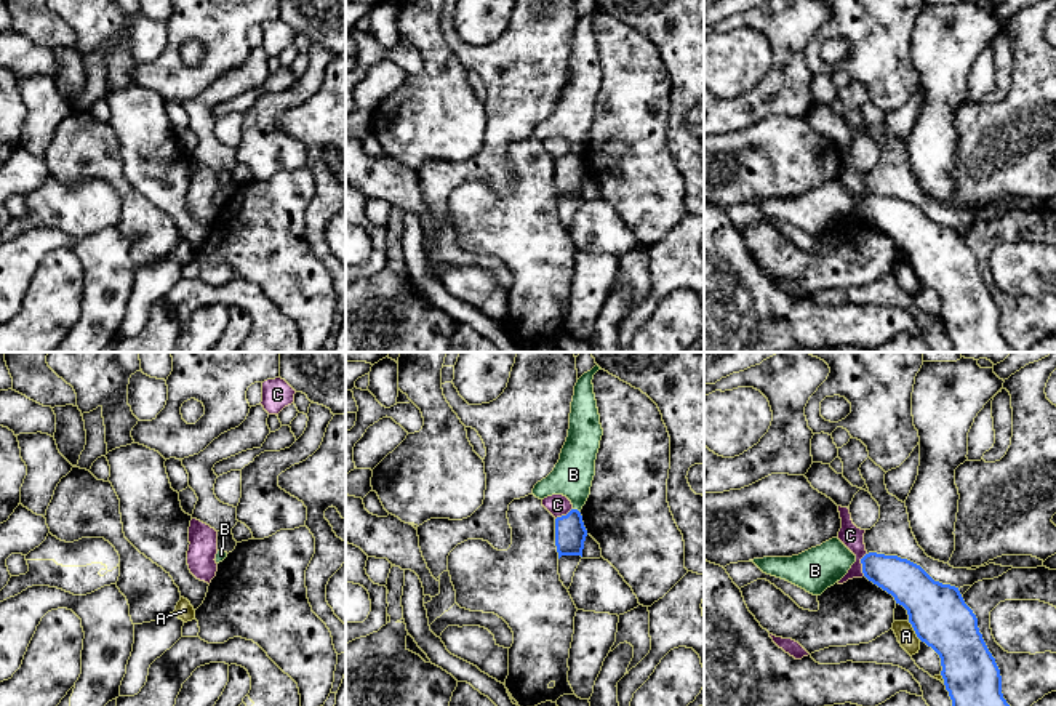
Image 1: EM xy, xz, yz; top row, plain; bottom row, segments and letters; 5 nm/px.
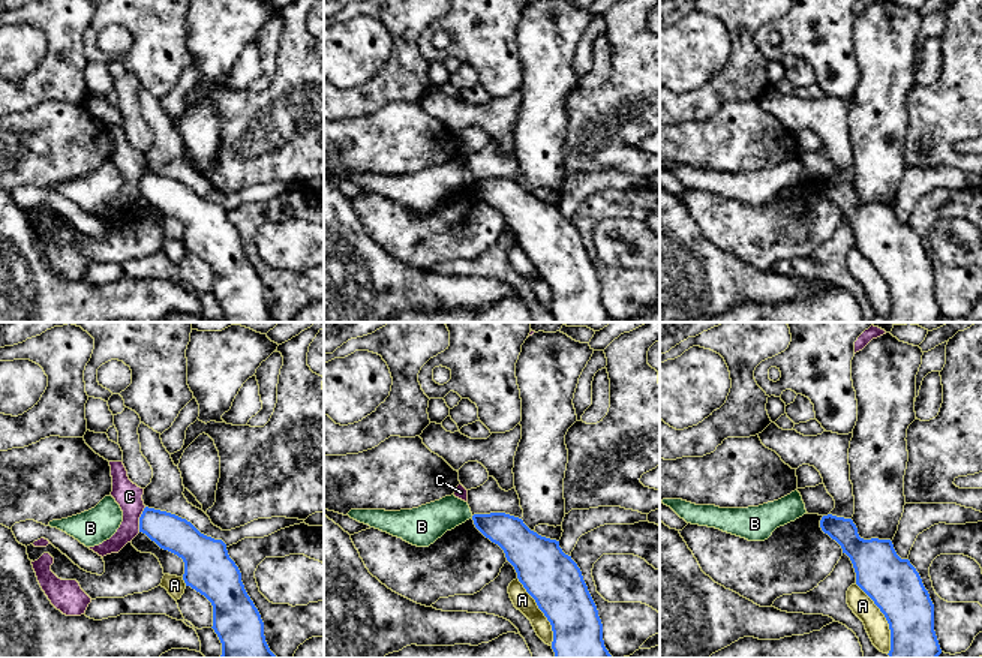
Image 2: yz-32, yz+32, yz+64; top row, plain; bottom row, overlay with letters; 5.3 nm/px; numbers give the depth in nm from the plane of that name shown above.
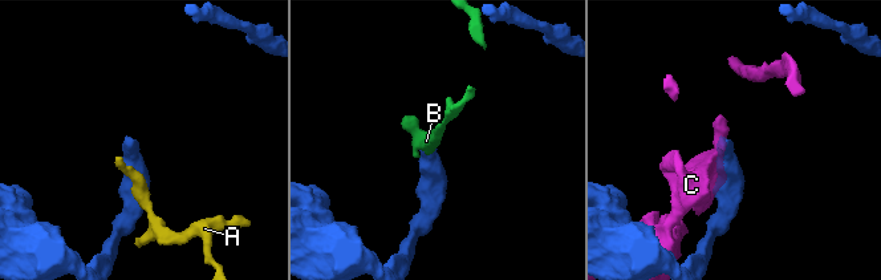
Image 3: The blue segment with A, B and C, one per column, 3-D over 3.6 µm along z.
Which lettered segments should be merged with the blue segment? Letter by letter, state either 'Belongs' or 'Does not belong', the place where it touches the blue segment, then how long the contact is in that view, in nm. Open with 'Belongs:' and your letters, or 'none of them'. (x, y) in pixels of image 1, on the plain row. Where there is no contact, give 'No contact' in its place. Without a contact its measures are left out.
Belongs: none of them
A: Does not belong. Touches blue at yz (914, 271). Shared border 120 nm
B: Does not belong. Touches blue at xz (576, 151). Shared border 40 nm
C: Does not belong. Touches blue at yz (861, 204). Shared border 120 nm

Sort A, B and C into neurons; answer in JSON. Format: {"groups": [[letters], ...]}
{"groups": [["A", "B"], ["C"]]}

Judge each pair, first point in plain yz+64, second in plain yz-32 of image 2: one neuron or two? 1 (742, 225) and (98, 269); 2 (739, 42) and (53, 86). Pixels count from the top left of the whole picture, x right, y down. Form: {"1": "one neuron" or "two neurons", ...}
{"1": "two neurons", "2": "one neuron"}

